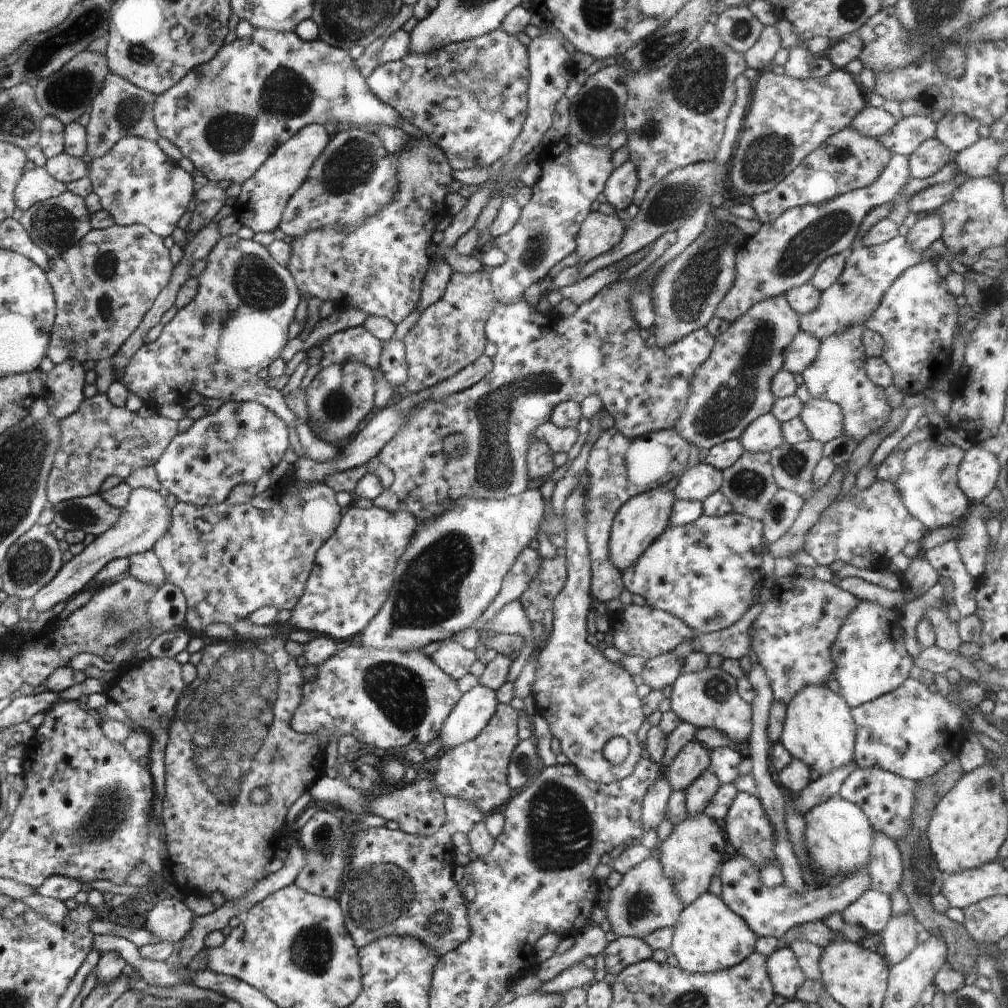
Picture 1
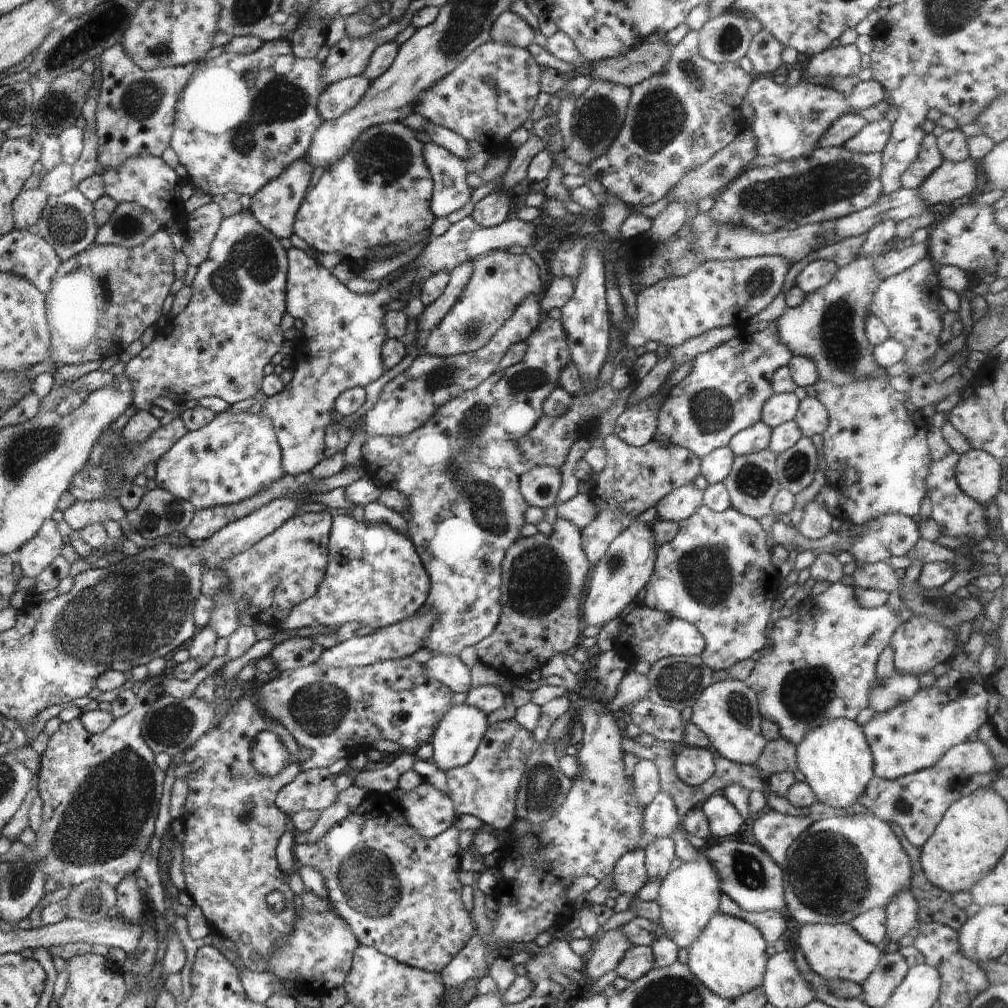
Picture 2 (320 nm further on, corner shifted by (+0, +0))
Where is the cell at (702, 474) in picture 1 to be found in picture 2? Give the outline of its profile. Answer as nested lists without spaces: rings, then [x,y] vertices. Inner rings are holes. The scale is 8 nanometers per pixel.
[[[693,483],[674,488],[656,504],[657,517],[680,523],[703,506],[703,490]]]

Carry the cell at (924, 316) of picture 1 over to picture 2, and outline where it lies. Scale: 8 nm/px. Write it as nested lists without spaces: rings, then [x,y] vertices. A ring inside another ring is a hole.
[[[926,256],[904,272],[880,281],[872,297],[870,313],[876,315],[887,326],[890,336],[906,347],[904,361],[908,367],[906,371],[908,374],[910,372],[918,374],[932,369],[932,367],[921,366],[932,356],[937,360],[941,356],[938,336],[942,332],[942,320],[940,320],[941,312],[938,304],[941,302],[942,286],[937,271],[938,266],[929,256]]]

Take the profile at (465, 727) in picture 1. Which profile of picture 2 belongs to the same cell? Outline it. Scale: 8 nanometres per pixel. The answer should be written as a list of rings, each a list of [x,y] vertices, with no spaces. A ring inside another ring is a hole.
[[[452,706],[446,716],[440,720],[432,740],[434,762],[442,770],[465,766],[478,751],[478,746],[488,729],[488,716],[474,706]]]

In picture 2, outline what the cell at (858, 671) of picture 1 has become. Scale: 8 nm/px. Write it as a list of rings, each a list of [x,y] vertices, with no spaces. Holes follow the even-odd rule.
[[[894,670],[886,682],[876,683],[870,690],[868,706],[876,713],[886,712],[898,706],[898,702],[910,700],[914,694],[918,694],[920,688],[918,677],[912,674],[900,674],[898,670]]]

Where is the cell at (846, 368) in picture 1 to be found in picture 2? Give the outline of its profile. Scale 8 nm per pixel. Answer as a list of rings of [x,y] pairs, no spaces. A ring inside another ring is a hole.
[[[885,372],[842,387],[818,378],[814,388],[829,417],[828,427],[820,436],[826,462],[826,484],[816,495],[816,502],[826,506],[833,518],[842,518],[857,526],[888,512],[916,518],[926,495],[924,480],[929,475],[932,461],[927,441],[930,420],[925,419],[921,409],[912,404],[907,393],[896,391],[890,385]]]

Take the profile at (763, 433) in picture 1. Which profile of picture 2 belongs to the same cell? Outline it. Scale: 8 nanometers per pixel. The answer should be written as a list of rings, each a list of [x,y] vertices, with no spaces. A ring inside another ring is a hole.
[[[761,421],[754,422],[752,426],[734,434],[728,447],[735,456],[750,455],[769,449],[773,429]]]

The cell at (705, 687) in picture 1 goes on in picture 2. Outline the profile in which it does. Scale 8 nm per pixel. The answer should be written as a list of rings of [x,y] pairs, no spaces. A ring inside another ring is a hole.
[[[735,679],[710,684],[691,707],[692,722],[710,738],[715,754],[734,763],[754,765],[766,740],[760,732],[760,714],[757,695],[745,684]]]

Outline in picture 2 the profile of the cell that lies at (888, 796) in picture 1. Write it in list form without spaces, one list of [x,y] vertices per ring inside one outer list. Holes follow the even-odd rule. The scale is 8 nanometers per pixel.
[[[980,736],[952,746],[935,766],[905,775],[895,780],[873,777],[866,786],[859,804],[872,815],[888,823],[918,848],[924,846],[936,829],[946,810],[961,798],[960,792],[974,774],[988,774],[996,769],[992,750],[982,742]]]

